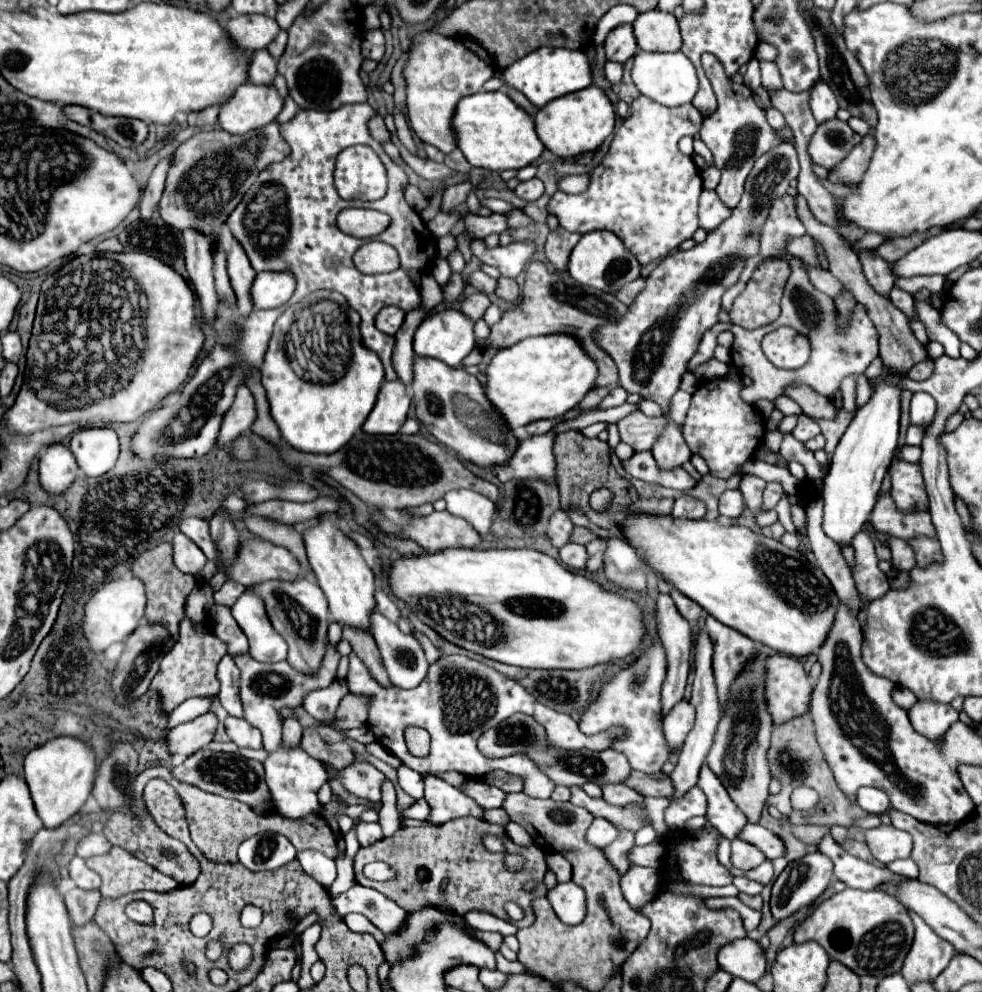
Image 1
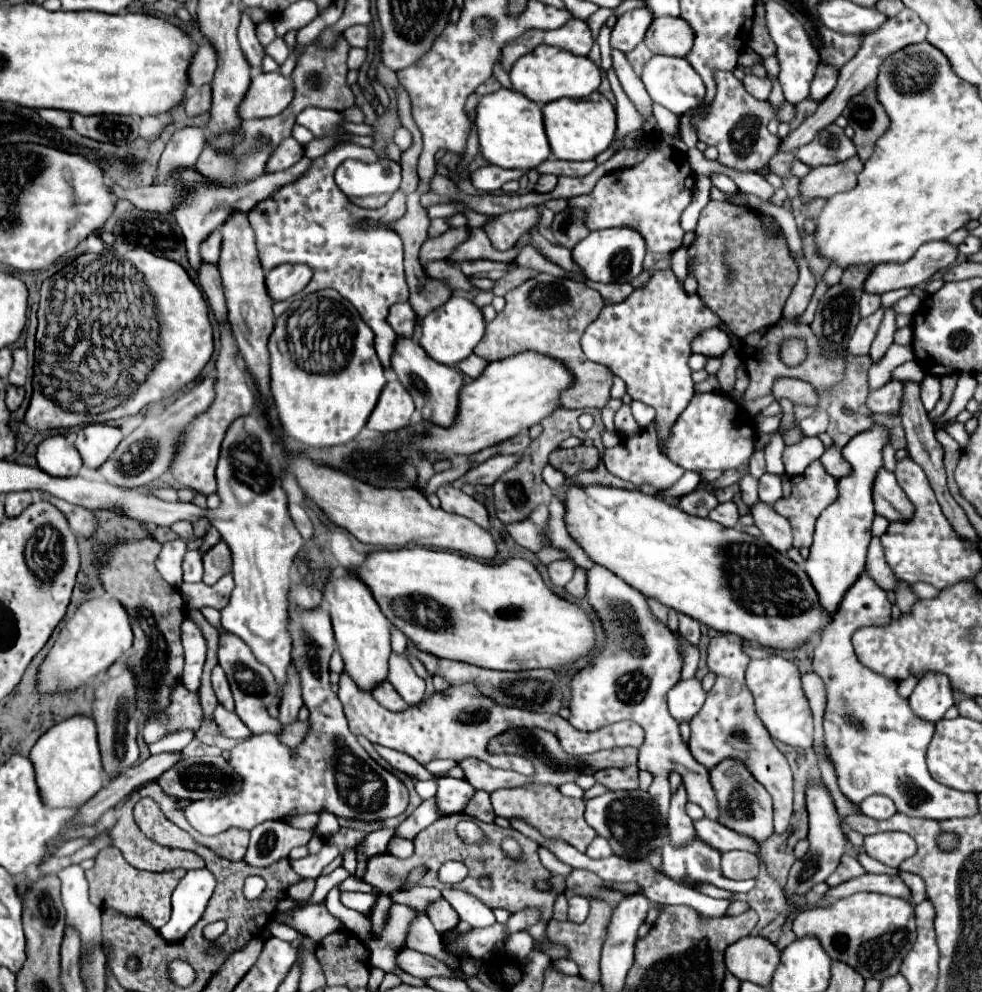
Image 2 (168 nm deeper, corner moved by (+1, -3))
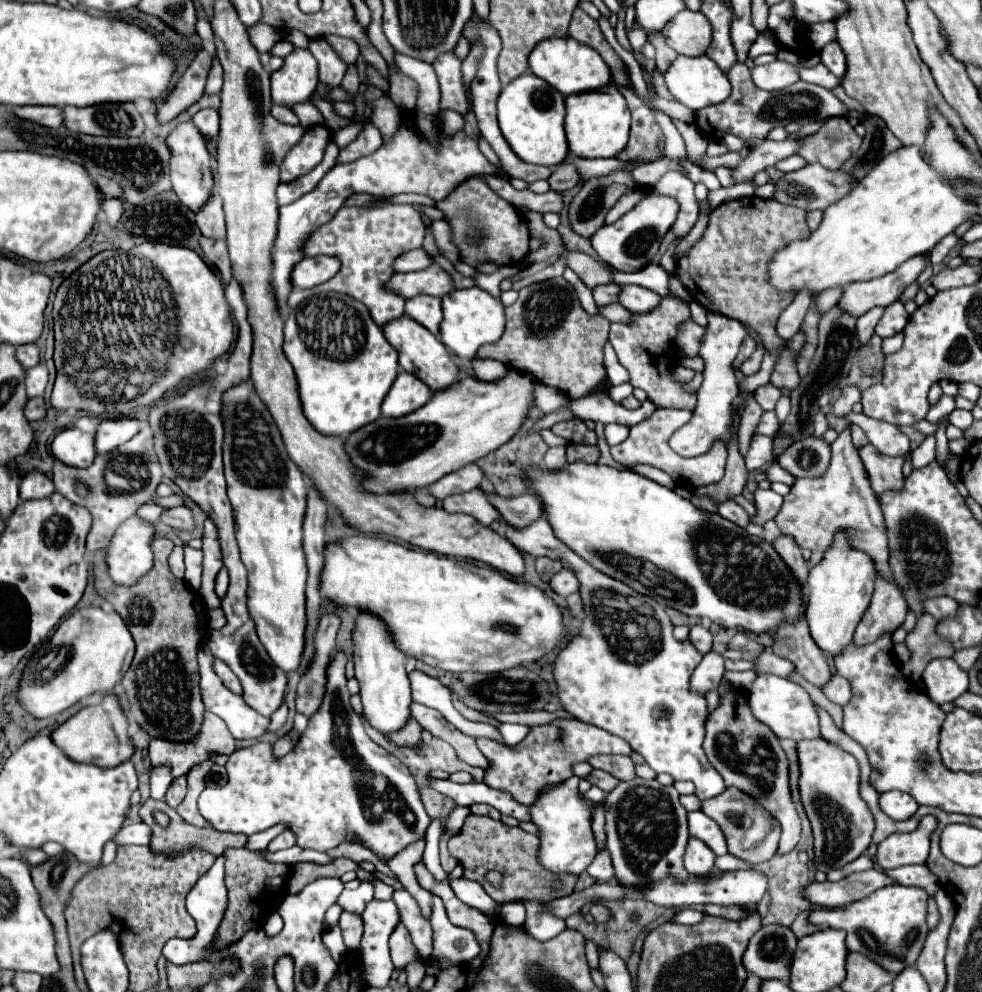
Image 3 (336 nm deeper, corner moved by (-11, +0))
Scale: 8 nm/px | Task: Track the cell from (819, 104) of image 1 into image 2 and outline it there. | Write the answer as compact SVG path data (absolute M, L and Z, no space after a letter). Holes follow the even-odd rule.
M821 61L815 71L815 79L811 83L811 99L823 101L835 89L837 77L839 77L839 71L835 71L835 67Z

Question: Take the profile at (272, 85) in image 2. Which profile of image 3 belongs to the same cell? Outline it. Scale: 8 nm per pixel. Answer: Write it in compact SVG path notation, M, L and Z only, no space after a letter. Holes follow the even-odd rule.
M295 48L281 70L271 74L273 104L293 106L307 102L317 86L317 64L309 50Z

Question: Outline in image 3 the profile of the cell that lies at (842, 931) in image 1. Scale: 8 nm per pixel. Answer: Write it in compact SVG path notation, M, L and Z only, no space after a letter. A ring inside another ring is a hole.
M885 886L869 894L867 898L859 902L851 902L845 908L817 908L811 910L809 914L809 924L819 926L819 928L837 928L847 932L847 950L849 952L859 952L879 964L883 970L887 970L891 976L897 976L901 970L907 966L913 966L925 936L929 932L925 924L927 916L927 892L921 888L913 886Z

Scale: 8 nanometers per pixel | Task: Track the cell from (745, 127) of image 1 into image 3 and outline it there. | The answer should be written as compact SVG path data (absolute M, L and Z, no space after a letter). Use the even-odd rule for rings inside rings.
M737 62L727 76L733 86L731 96L721 104L707 106L695 112L695 126L705 136L735 134L747 142L745 150L755 150L757 146L761 146L767 140L767 134L779 124L779 116L819 116L821 120L827 120L833 116L847 116L847 108L827 88L799 80L797 84L781 92L765 92L753 84L751 70L747 68L747 64L741 64L741 62Z

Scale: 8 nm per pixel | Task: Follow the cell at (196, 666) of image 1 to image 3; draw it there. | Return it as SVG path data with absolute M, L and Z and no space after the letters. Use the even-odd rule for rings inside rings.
M205 712L203 724L199 734L191 742L171 742L167 738L151 738L149 744L149 756L153 766L161 762L169 762L173 776L185 774L193 764L205 760L209 754L231 754L235 750L235 738L227 730L225 722Z

